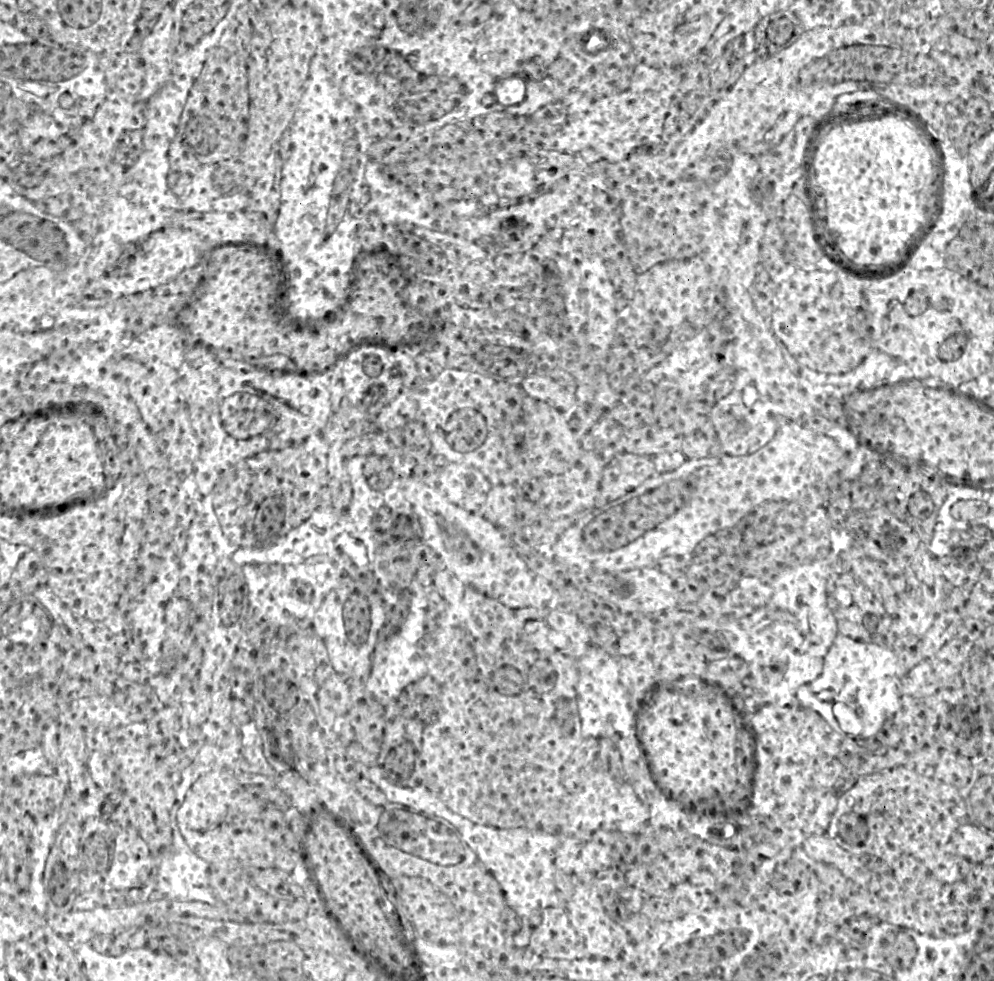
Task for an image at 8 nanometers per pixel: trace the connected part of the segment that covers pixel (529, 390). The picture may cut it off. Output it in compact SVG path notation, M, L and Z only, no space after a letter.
M533 374L519 385L525 395L546 402L558 410L570 412L577 404L575 391L548 376Z

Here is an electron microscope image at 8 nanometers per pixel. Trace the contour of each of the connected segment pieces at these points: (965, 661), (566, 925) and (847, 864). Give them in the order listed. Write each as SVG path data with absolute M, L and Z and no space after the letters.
M954 637L930 659L941 689L961 689L966 683L973 643Z
M563 907L542 910L541 924L532 930L528 948L551 959L575 960L589 956Z
M827 834L806 835L801 847L810 858L836 868L846 878L868 888L873 872L863 865L859 856L841 848Z

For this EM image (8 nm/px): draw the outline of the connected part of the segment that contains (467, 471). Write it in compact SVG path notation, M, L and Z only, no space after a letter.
M448 462L439 471L436 489L450 502L466 511L479 513L493 485L480 470Z

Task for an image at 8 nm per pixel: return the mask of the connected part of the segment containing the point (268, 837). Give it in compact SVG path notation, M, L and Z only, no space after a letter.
M211 768L186 793L176 813L178 828L189 848L209 866L218 869L271 868L275 866L275 835L262 821L263 800L246 791L233 771Z

